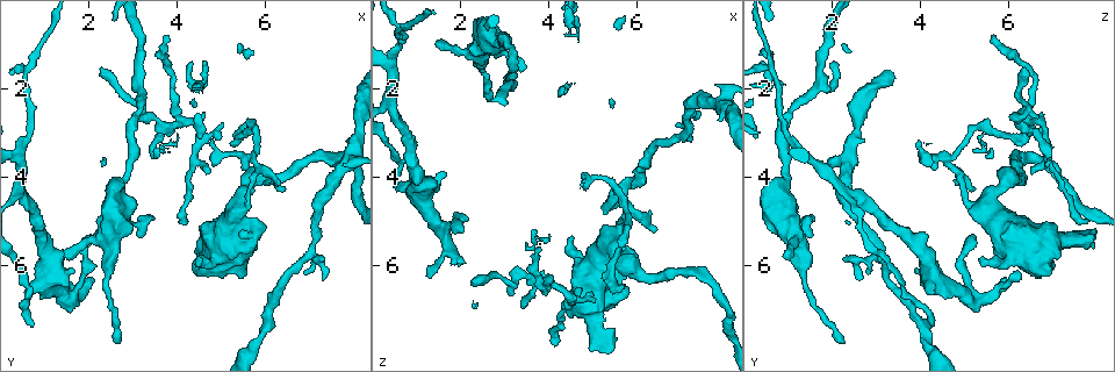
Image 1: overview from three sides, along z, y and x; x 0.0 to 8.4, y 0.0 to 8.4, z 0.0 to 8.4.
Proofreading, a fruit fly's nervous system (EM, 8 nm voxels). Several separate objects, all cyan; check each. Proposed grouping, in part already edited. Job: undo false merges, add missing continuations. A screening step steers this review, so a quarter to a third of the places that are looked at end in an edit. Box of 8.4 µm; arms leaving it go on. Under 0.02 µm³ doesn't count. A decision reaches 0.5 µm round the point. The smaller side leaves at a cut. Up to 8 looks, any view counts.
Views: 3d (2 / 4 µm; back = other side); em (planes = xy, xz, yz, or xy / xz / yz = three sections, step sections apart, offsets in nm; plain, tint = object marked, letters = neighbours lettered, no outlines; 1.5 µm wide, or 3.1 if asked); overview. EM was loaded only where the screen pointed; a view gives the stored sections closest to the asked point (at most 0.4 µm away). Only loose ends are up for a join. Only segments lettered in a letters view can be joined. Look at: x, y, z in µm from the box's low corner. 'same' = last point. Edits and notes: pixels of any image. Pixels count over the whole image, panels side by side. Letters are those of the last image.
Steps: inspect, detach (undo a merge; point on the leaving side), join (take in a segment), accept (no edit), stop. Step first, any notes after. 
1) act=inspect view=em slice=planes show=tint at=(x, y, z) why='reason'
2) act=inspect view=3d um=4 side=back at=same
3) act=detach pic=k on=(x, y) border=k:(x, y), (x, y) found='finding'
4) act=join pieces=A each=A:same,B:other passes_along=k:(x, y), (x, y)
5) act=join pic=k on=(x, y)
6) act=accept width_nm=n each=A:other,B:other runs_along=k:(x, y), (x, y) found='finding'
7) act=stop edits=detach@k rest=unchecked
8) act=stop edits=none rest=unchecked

act=inspect view=em slice=planes show=tint at=(2.95, 3.85, 0.95) why='thin neck'

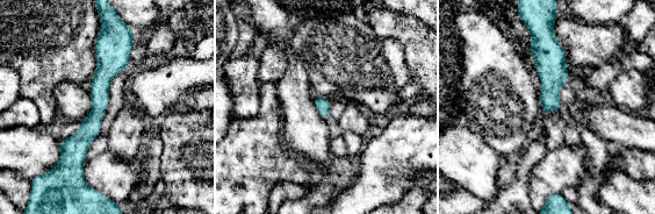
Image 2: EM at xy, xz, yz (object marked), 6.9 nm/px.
act=inspect view=em slice=planes show=letters at=same

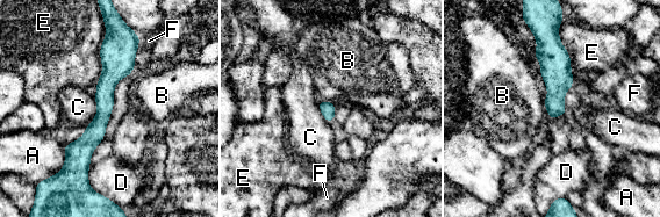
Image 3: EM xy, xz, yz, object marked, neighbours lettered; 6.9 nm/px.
act=accept each=A:other,B:other,C:other,D:other,E:other,F:other border=3:(320, 99), (330, 102) found='continuous, no second neuron'

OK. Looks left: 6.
act=inspect view=em slice=xz step=4 show=tint at=(5.60, 4.60, 5.20) why='calibre changes'

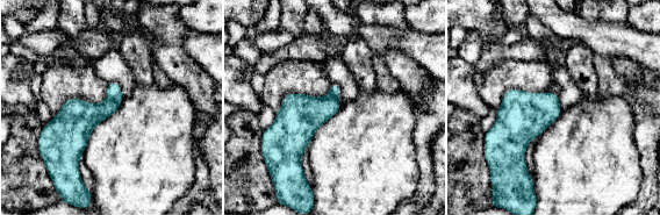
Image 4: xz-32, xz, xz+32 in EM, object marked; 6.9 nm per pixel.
act=inspect view=em slice=planes show=letters at=same why='another direction'

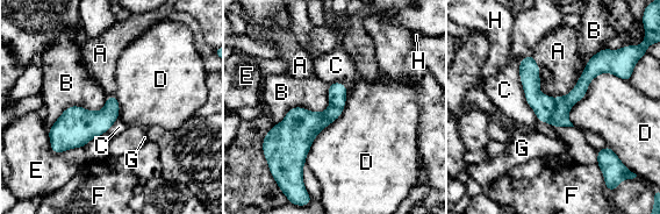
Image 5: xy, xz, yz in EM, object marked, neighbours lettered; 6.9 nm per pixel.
act=detach pic=5 on=(544, 106) each=A:other,B:other,C:other,D:other,E:other,F:other,G:other,H:other border=5:(554, 99), (554, 111), (546, 121) found='a second neuron is stuck on'

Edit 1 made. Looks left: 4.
act=inspect view=em slice=planes show=letters at=(7.05, 5.70, 3.05)

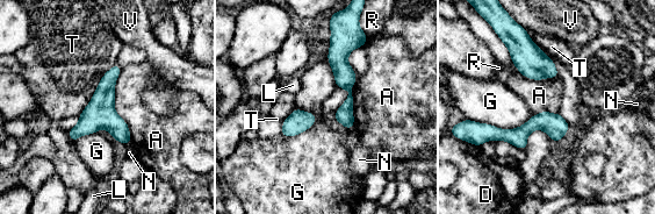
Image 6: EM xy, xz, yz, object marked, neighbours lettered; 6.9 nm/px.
act=accept each=A:other,D:other,G:other,L:other,N:other,R:other,T:other,V:other border=6:(121, 69), (114, 109), (129, 145) found='one neuron here'

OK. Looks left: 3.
act=stop edits=detach@5 rest=unchecked

